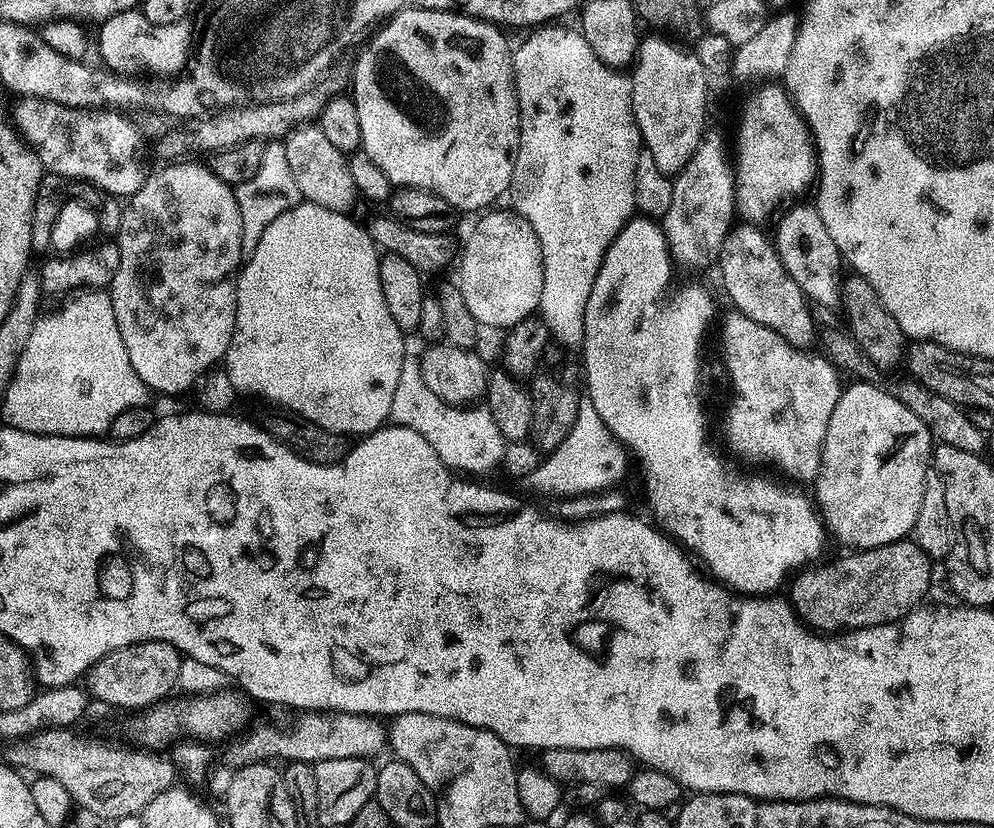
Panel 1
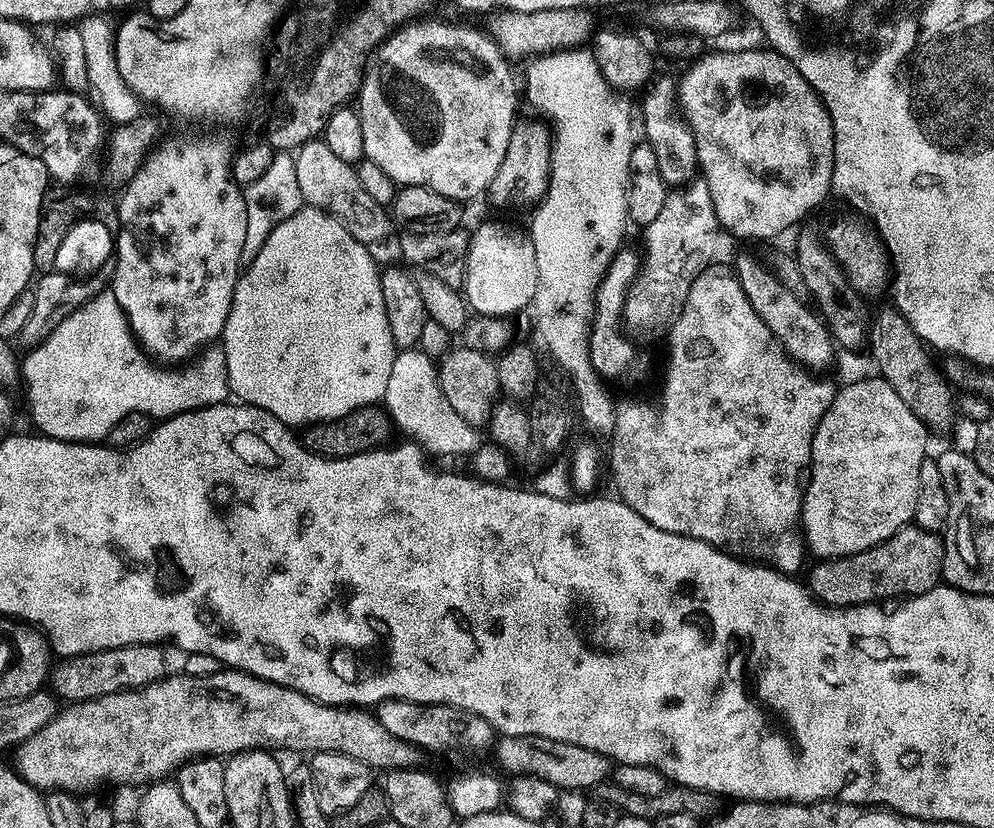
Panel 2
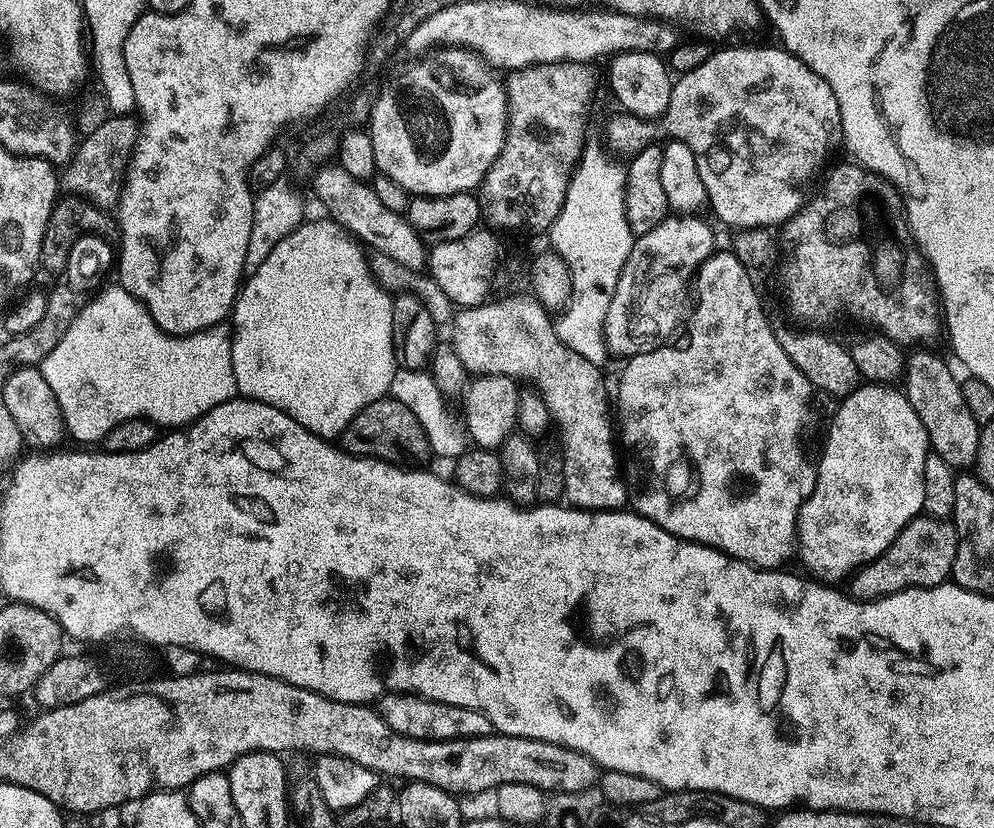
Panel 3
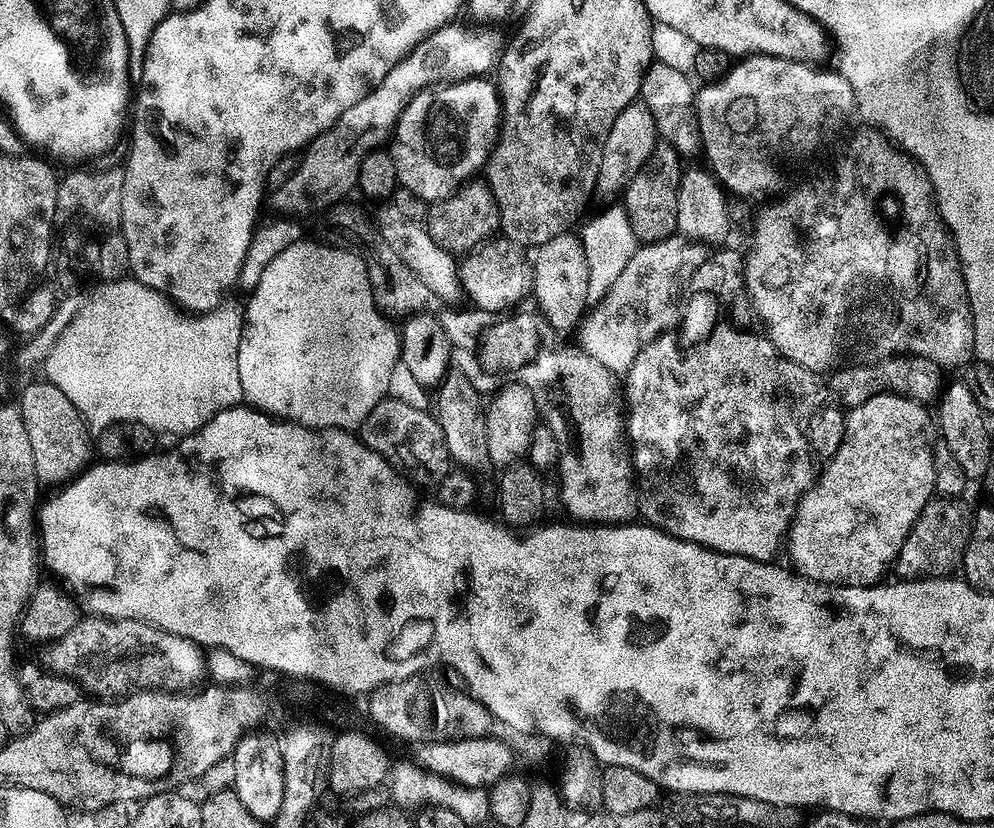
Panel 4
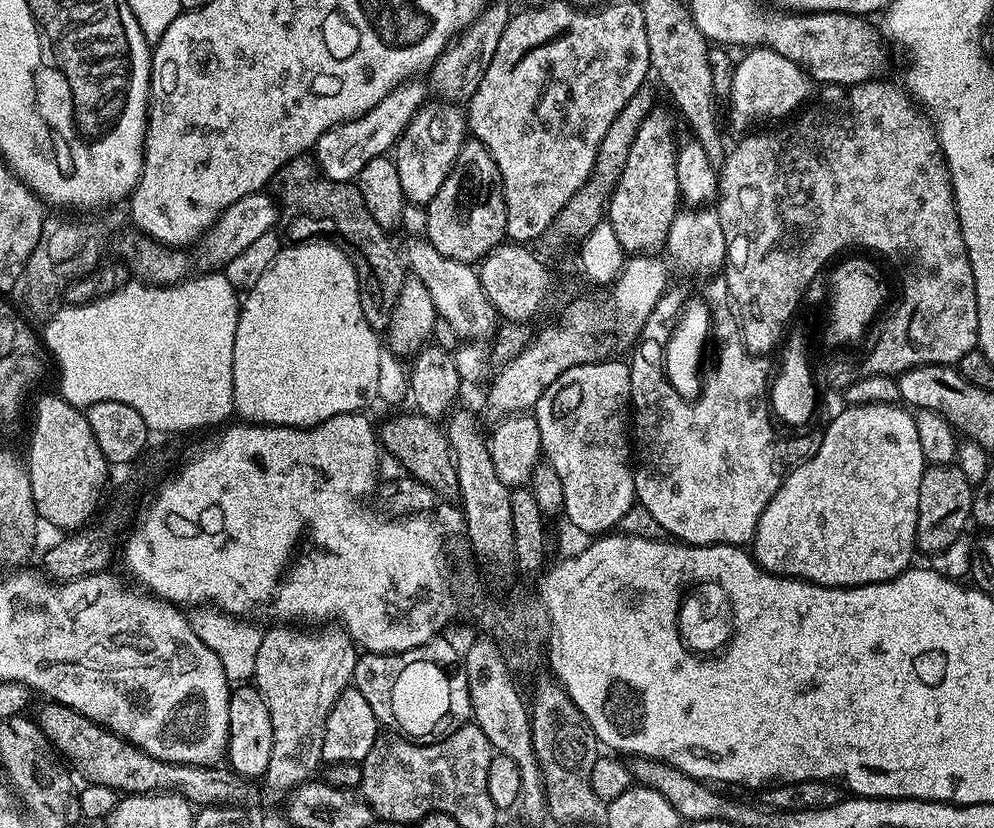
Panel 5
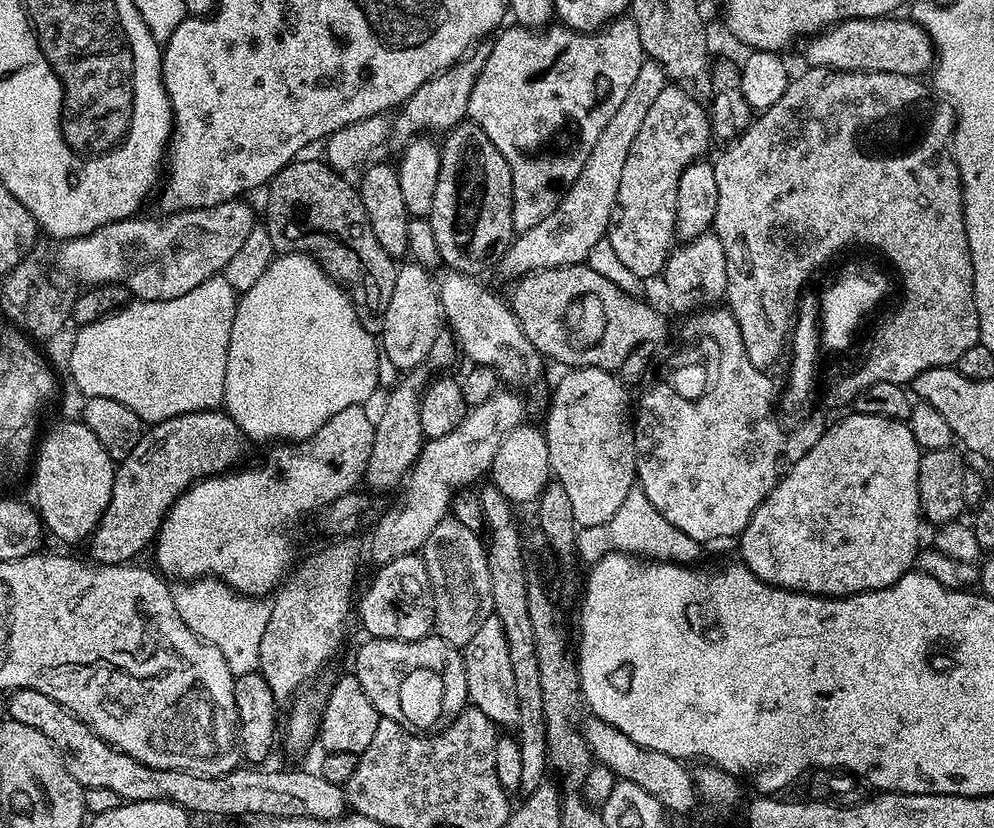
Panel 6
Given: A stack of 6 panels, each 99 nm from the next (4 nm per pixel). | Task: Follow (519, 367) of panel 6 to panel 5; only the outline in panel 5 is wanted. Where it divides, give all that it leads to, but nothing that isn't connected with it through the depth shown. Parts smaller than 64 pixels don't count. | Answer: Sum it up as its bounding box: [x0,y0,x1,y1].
[402,238,498,338]

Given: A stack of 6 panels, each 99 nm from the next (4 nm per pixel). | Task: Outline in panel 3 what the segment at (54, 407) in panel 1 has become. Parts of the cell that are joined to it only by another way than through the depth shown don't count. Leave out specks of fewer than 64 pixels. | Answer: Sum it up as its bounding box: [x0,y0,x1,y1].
[39,286,237,445]

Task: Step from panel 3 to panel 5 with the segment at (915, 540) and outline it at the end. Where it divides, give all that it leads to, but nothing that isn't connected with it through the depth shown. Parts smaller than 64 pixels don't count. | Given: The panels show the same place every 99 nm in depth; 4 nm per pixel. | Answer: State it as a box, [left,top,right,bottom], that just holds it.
[916,465,974,552]

